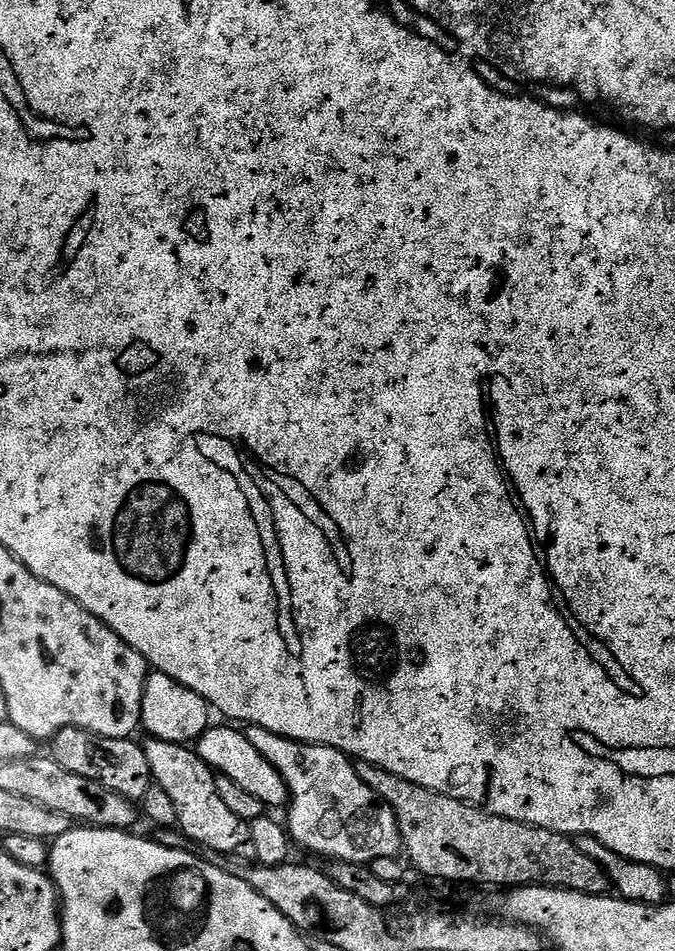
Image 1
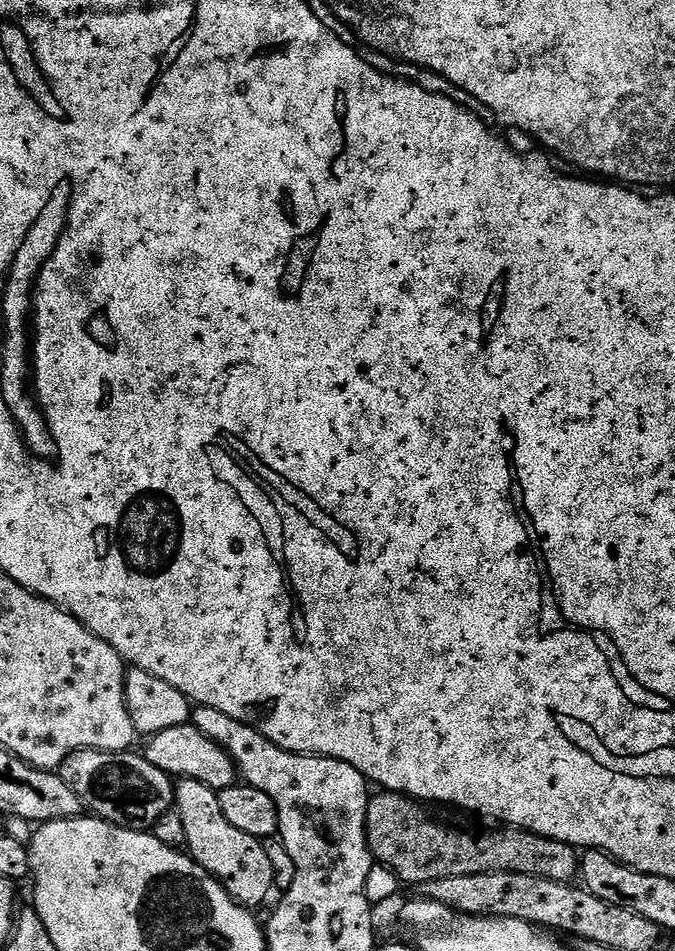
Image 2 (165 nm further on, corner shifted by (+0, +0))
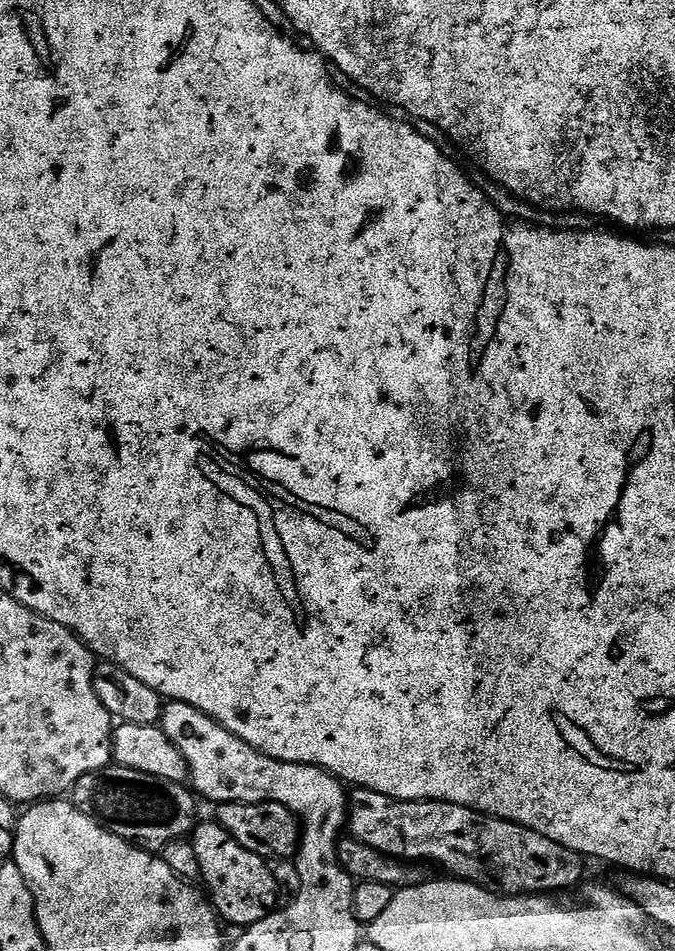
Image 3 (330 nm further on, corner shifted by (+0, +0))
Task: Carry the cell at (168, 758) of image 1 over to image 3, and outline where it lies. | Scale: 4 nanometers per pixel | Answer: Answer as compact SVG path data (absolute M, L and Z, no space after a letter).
M197 823L190 833L200 867L200 880L211 899L212 907L216 909L217 917L225 925L237 924L237 929L243 930L251 924L262 922L262 918L269 916L278 907L278 889L272 864L265 857L234 842L234 838L220 823L211 823Z

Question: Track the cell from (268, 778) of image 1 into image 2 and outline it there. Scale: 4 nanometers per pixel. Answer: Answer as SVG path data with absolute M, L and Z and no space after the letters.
M191 722L147 737L145 744L148 745L142 748L142 755L167 776L180 780L197 780L210 786L216 793L237 783L236 763L230 758L227 750L218 746L218 742L206 738L206 734L202 734L202 730L198 730Z

